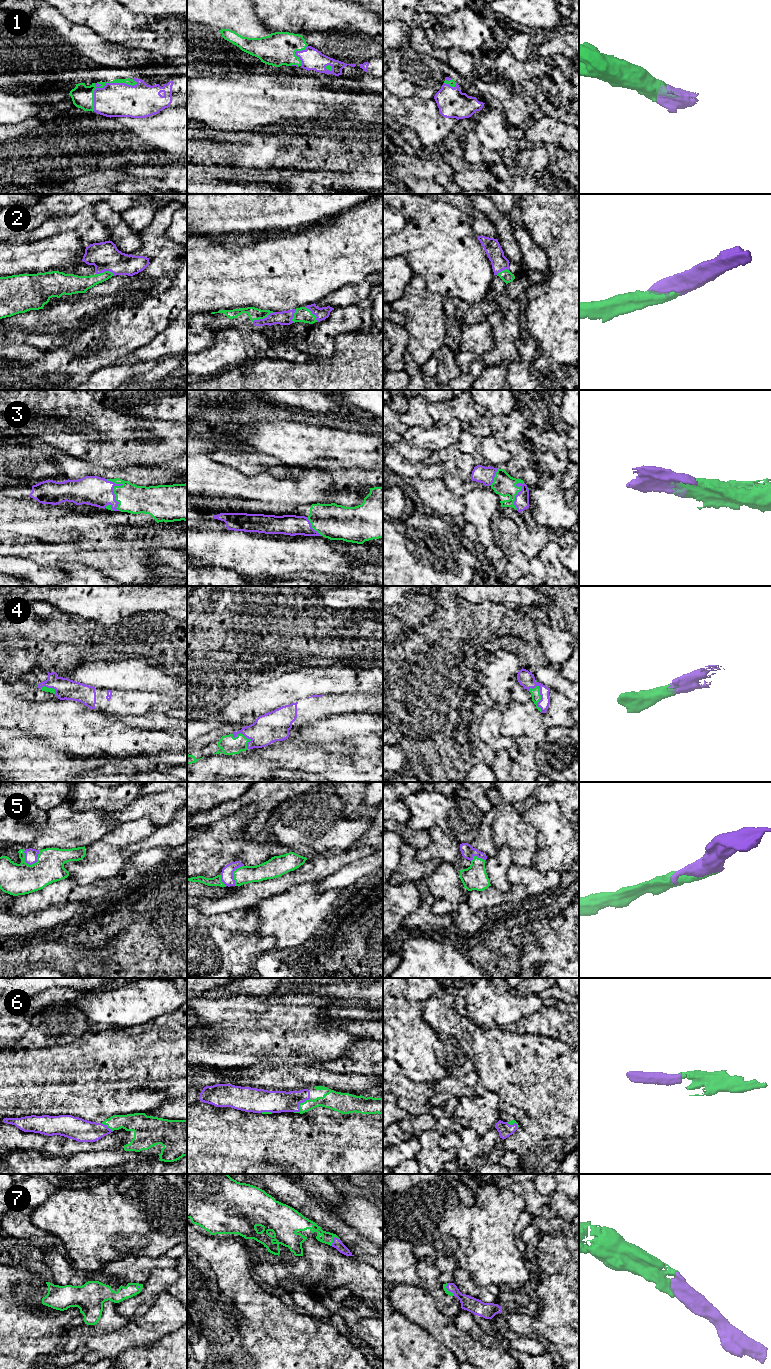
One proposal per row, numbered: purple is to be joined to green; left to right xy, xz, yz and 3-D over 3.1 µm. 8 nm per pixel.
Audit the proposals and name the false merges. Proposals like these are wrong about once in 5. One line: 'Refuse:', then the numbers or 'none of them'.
Refuse: none of them

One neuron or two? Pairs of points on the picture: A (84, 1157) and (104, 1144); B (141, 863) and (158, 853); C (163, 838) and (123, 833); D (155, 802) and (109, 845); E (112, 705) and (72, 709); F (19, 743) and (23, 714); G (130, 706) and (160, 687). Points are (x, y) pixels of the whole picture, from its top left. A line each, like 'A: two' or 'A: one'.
A: two
B: one
C: two
D: two
E: two
F: two
G: two

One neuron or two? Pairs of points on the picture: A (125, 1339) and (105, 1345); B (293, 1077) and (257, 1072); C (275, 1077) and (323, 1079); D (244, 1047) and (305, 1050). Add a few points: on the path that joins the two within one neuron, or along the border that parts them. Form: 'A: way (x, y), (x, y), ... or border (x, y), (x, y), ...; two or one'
A: way (120, 1340), (110, 1345); one
B: way (284, 1077), (266, 1077); one
C: way (287, 1077), (311, 1077); one
D: way (259, 1047), (290, 1048); one

